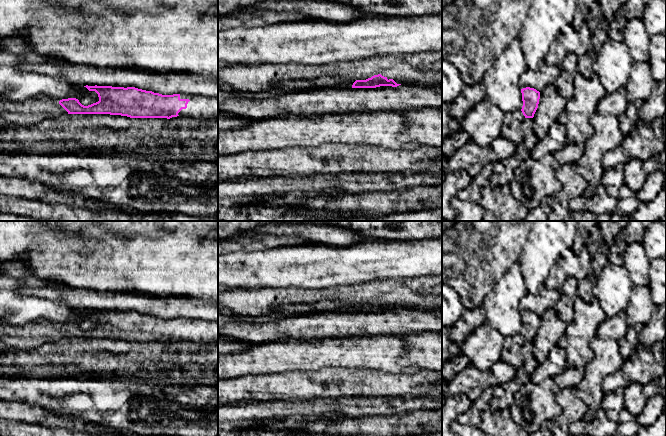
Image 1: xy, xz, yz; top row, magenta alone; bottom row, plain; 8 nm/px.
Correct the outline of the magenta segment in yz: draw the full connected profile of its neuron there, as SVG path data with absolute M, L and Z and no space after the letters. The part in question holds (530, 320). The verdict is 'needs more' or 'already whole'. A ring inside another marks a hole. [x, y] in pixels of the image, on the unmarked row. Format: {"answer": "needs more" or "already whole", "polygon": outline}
{"answer": "already whole", "polygon": "M526 311L521 313L522 317L522 337L525 342L533 342L538 332L540 316L534 312Z"}

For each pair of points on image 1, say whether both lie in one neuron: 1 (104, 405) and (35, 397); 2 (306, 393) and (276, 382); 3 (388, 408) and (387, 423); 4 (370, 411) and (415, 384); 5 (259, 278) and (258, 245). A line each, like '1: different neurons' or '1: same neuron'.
1: same neuron
2: same neuron
3: different neurons
4: different neurons
5: different neurons

